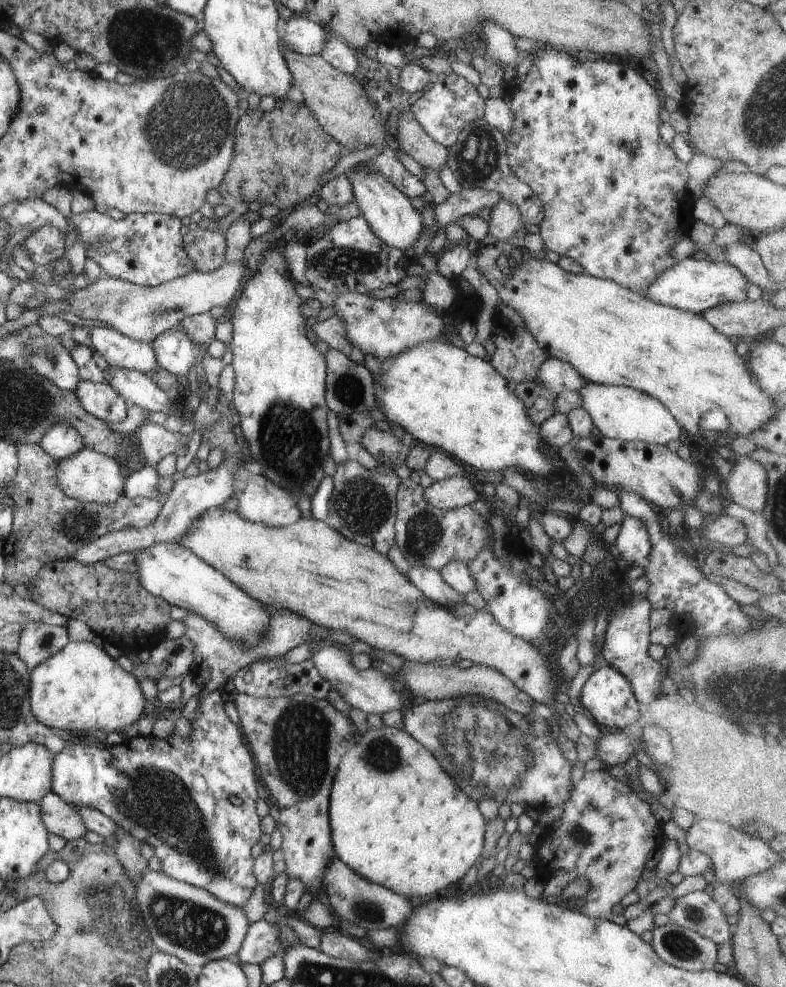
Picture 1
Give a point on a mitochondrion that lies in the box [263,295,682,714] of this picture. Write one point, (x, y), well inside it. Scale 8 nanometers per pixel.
(363, 508)

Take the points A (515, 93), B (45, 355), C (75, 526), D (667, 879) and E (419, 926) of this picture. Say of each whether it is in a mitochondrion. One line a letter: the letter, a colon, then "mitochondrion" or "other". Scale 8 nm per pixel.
A: other
B: mitochondrion
C: mitochondrion
D: other
E: other

